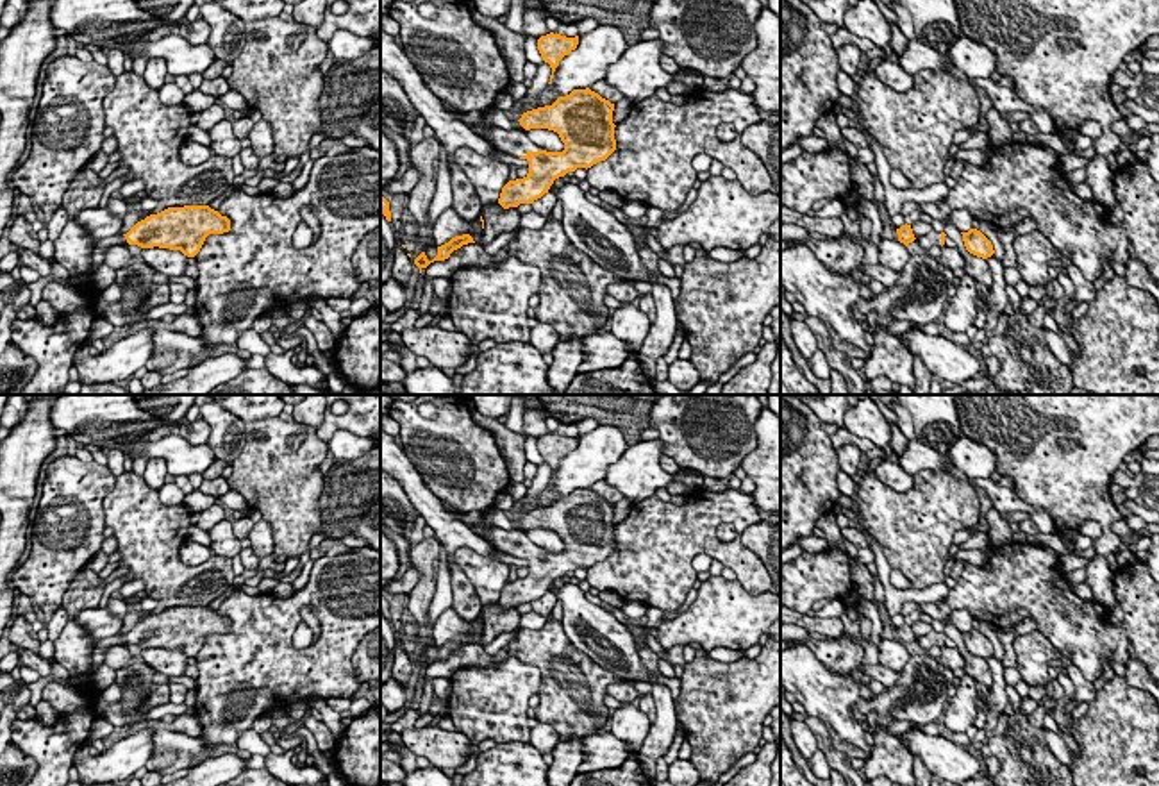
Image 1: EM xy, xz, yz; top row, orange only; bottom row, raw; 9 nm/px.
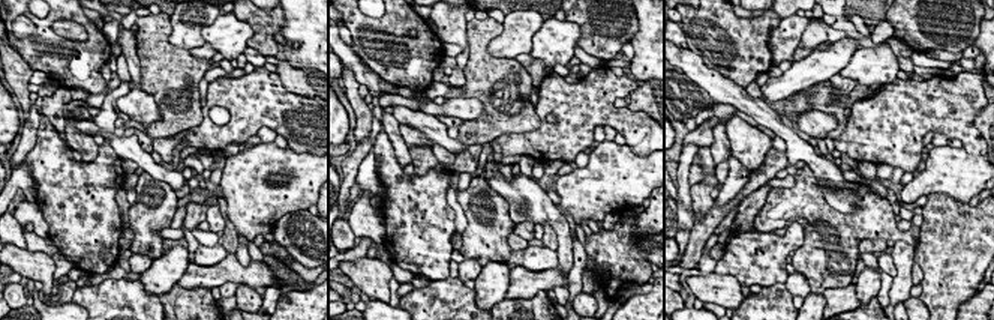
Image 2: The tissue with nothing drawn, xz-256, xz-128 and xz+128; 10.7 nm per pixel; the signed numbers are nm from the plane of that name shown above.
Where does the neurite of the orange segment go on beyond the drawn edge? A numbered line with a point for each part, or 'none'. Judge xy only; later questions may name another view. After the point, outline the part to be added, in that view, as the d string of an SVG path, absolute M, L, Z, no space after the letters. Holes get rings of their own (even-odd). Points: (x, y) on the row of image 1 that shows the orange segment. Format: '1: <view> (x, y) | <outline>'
none

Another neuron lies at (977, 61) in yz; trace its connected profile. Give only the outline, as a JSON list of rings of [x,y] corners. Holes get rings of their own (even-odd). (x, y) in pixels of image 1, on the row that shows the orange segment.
[[[961,36],[946,52],[950,63],[970,79],[989,79],[996,71],[995,54],[977,41]]]

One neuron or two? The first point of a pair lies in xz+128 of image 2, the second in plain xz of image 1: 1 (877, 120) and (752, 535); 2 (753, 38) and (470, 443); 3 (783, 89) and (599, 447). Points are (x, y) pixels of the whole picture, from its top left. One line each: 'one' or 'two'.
1: two
2: one
3: one

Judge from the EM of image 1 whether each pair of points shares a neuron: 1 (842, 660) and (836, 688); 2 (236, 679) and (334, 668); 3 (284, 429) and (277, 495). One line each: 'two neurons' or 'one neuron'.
1: two neurons
2: one neuron
3: one neuron

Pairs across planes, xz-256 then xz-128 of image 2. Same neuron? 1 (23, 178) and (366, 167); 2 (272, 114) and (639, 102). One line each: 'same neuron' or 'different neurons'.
1: same neuron
2: different neurons

